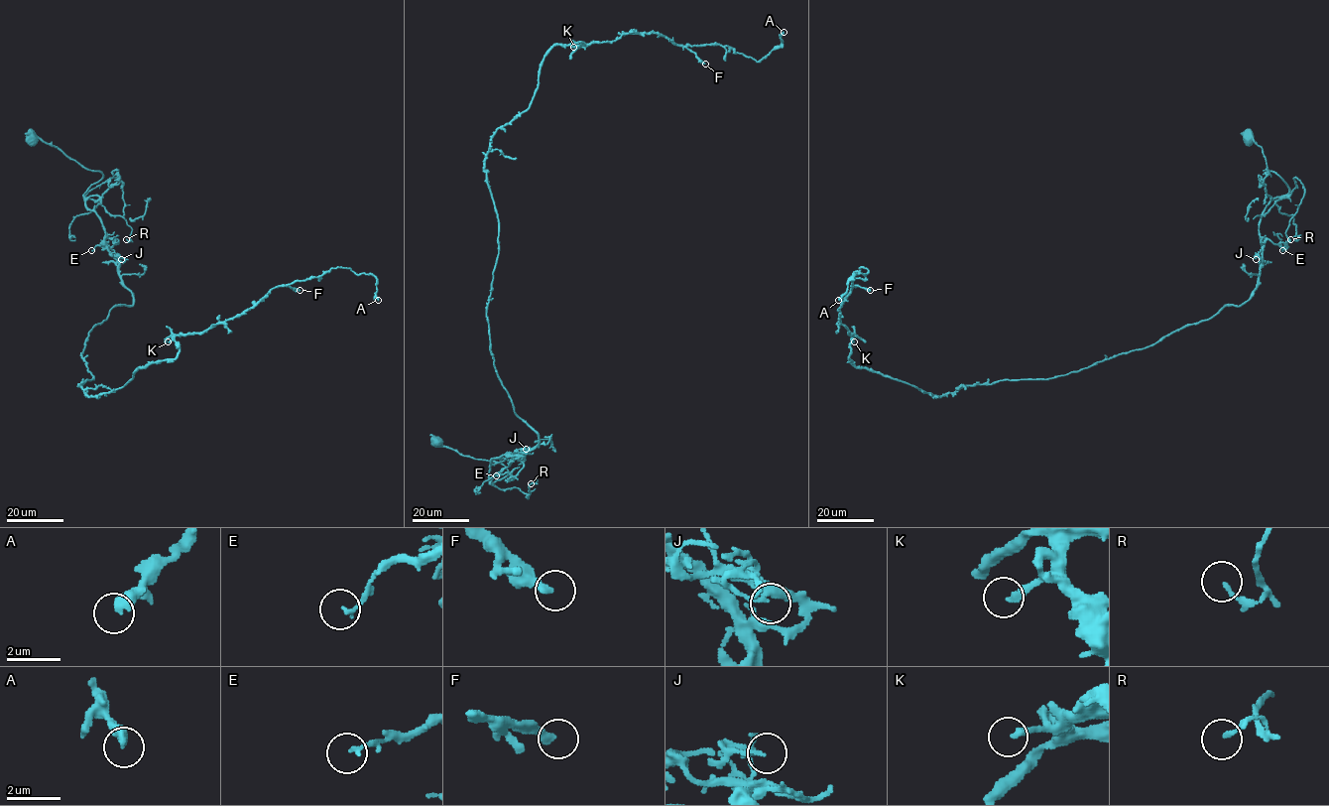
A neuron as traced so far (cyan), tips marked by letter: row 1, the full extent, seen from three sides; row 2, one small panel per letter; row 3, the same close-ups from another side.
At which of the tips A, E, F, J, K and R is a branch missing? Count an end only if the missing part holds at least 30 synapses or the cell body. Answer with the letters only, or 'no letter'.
A, F

